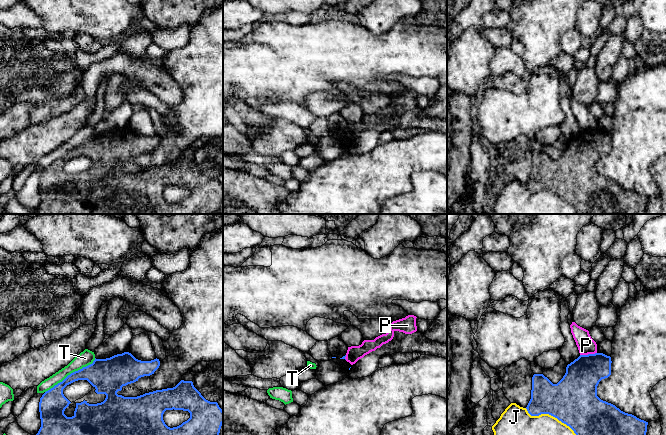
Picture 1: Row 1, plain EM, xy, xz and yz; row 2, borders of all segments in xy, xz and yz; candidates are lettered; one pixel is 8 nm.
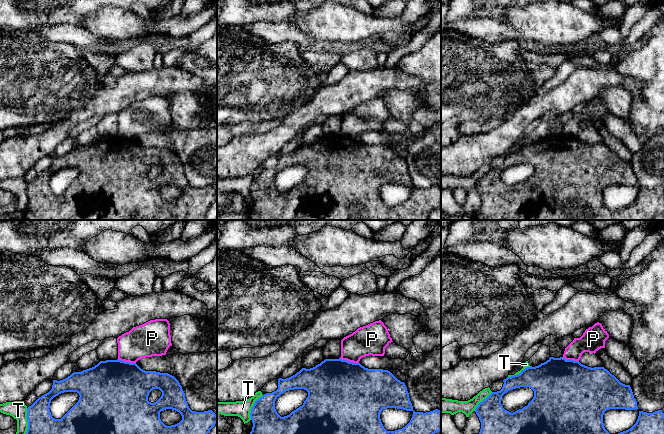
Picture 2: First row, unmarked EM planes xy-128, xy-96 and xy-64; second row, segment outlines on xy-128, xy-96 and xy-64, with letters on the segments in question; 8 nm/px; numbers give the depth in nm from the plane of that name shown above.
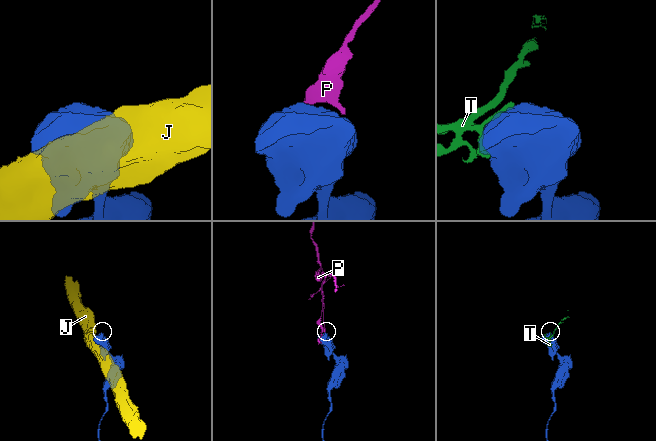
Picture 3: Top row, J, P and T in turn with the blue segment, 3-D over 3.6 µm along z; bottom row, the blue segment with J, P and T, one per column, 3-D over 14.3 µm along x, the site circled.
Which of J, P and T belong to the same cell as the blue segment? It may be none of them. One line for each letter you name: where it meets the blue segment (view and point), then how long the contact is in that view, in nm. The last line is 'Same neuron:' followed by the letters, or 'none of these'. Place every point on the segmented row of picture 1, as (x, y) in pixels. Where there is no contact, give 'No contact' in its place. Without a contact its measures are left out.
Same neuron: none of these

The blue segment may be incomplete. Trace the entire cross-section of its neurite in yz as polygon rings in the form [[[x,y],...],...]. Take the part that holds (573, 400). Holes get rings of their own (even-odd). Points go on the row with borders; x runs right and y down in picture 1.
[[[603,353],[580,355],[567,365],[565,375],[557,384],[553,384],[543,374],[534,374],[531,399],[526,407],[528,413],[531,416],[549,414],[569,426],[576,435],[646,435],[648,422],[621,411],[597,396],[599,382],[611,375],[611,363],[611,357]]]

